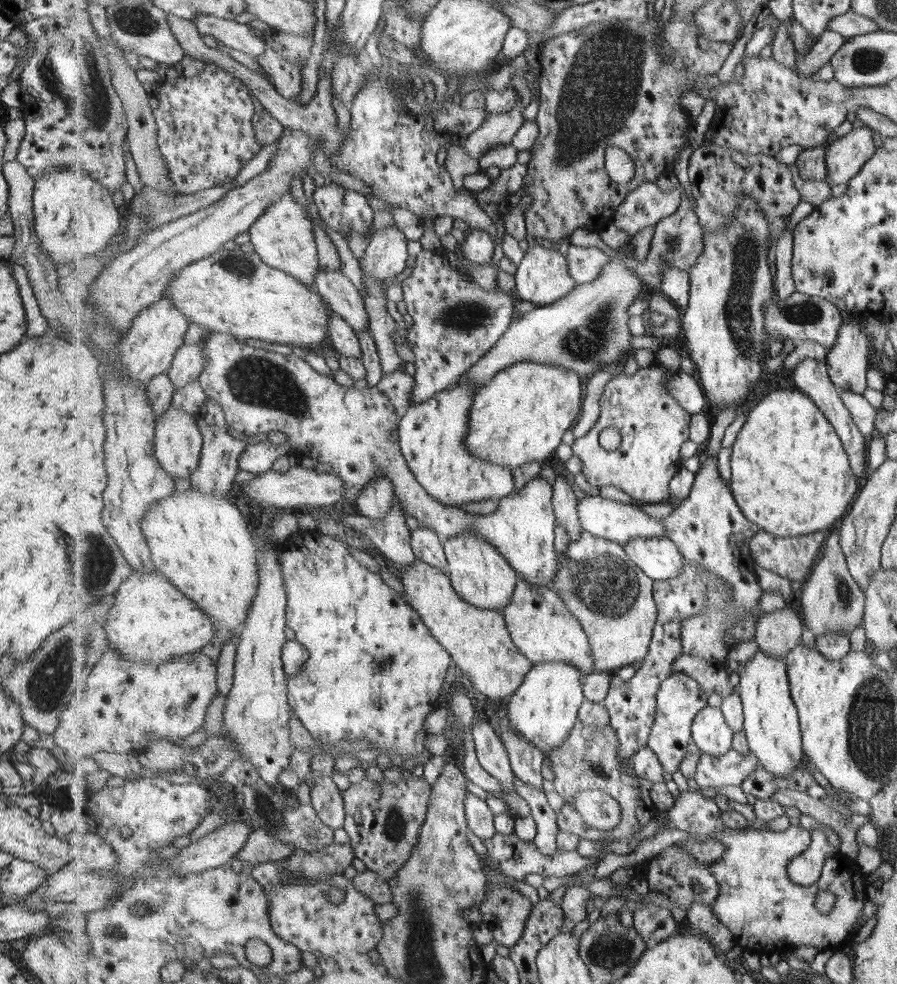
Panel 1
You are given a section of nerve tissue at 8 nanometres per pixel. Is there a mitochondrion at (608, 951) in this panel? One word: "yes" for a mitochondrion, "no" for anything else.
yes

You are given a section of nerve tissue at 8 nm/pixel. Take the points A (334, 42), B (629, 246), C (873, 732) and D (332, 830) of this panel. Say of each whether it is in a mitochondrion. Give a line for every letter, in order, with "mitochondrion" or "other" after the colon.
A: other
B: other
C: mitochondrion
D: other

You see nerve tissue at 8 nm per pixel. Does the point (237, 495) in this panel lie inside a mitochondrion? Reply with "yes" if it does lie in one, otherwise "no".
no

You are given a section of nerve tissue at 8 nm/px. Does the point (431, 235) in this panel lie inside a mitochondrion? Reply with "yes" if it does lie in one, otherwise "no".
no

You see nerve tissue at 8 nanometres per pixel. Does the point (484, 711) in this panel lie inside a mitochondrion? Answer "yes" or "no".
no

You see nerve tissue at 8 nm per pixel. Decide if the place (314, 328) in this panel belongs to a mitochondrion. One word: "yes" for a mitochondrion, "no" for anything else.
no

